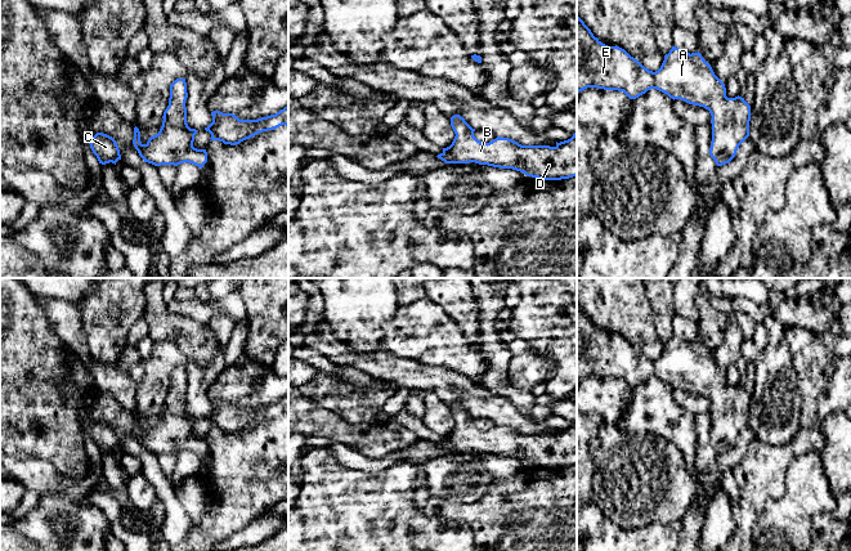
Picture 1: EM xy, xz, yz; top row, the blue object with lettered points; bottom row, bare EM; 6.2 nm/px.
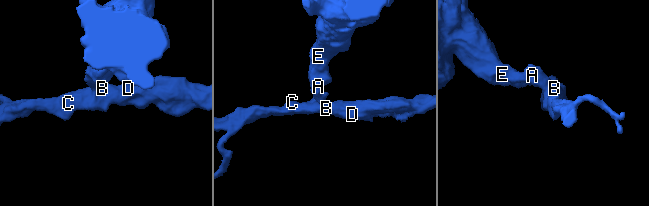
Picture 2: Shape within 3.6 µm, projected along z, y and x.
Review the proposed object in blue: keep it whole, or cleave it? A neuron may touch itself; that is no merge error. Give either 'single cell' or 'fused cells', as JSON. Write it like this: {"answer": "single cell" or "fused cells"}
{"answer": "single cell"}

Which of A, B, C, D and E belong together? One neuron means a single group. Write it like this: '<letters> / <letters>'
A B C D E

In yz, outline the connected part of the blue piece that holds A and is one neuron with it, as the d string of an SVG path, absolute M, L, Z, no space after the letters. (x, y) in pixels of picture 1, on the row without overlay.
M577 304L577 382L587 376L623 380L636 388L650 377L657 377L669 386L704 395L712 408L712 430L709 443L717 454L729 452L739 434L749 425L751 394L742 385L727 386L725 372L715 363L702 342L686 341L672 335L660 357L655 360L645 357L637 348L619 335L608 335L594 324Z

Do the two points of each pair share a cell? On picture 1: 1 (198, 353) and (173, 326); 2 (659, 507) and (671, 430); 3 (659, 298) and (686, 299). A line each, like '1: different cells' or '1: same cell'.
1: same cell
2: different cells
3: different cells

